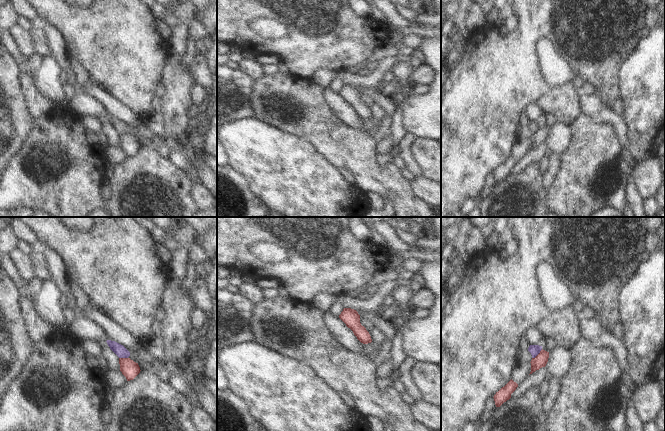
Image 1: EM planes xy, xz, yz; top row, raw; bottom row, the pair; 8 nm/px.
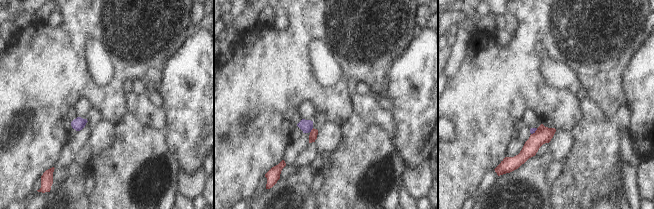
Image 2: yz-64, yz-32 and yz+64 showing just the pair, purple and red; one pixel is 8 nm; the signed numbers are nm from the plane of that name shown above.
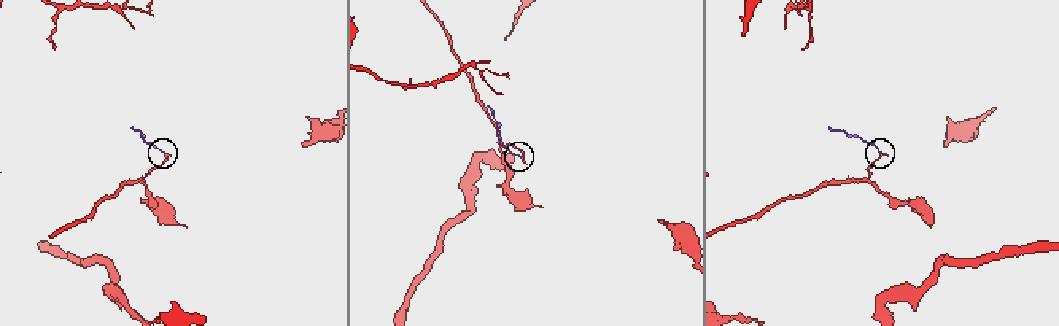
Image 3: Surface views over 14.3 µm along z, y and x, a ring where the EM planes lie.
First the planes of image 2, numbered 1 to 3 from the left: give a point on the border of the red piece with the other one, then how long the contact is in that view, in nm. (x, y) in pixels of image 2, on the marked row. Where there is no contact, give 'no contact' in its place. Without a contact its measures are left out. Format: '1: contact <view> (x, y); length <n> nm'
1: no contact
2: contact yz-32 (311, 129); length 50 nm
3: contact yz+64 (534, 131); length 80 nm

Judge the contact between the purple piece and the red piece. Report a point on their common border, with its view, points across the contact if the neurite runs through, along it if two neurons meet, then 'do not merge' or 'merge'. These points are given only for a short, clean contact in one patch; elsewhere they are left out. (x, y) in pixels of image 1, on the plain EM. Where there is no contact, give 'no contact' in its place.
meets purple in yz at (537, 130); border along yz (542, 125), (532, 134); do not merge

